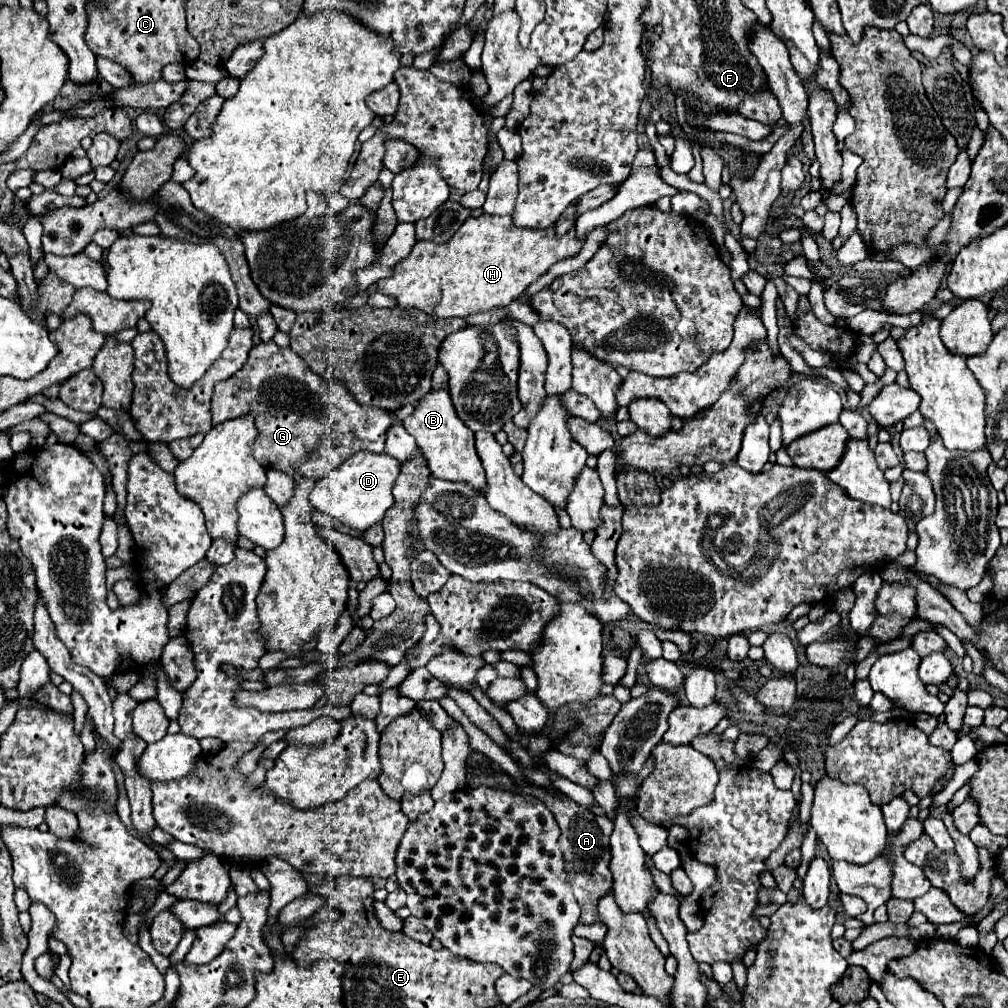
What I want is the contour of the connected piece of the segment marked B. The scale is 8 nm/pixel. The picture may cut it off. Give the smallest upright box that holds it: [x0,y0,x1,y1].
[403,389,485,493]

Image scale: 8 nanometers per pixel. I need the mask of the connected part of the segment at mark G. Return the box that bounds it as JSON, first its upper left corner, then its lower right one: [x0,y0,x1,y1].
[211,341,397,479]

